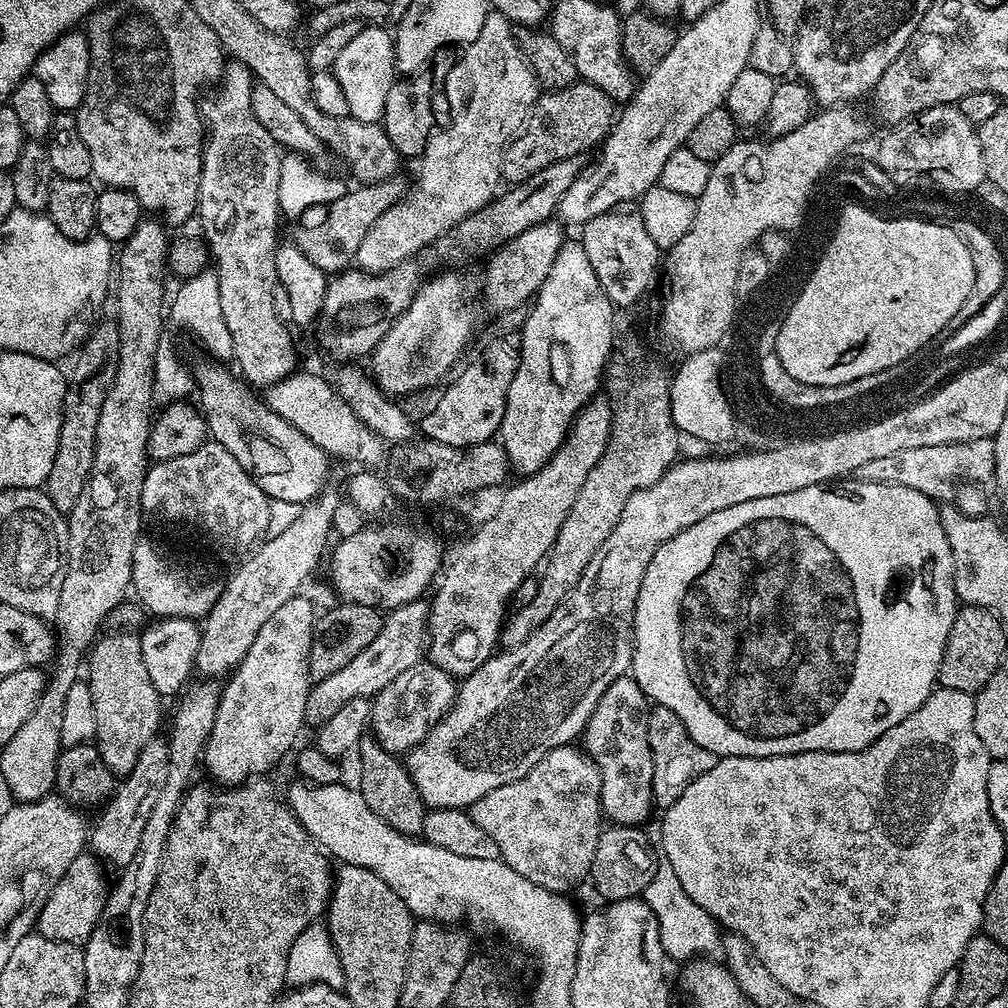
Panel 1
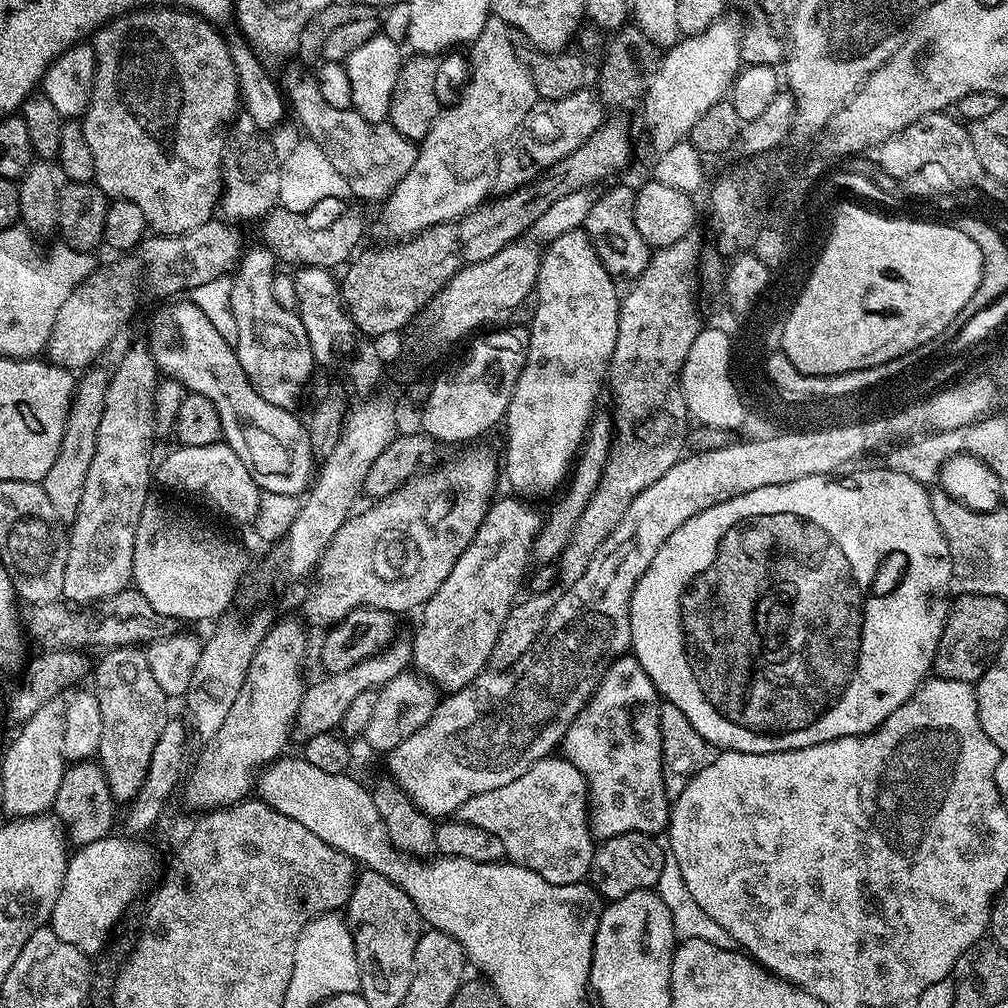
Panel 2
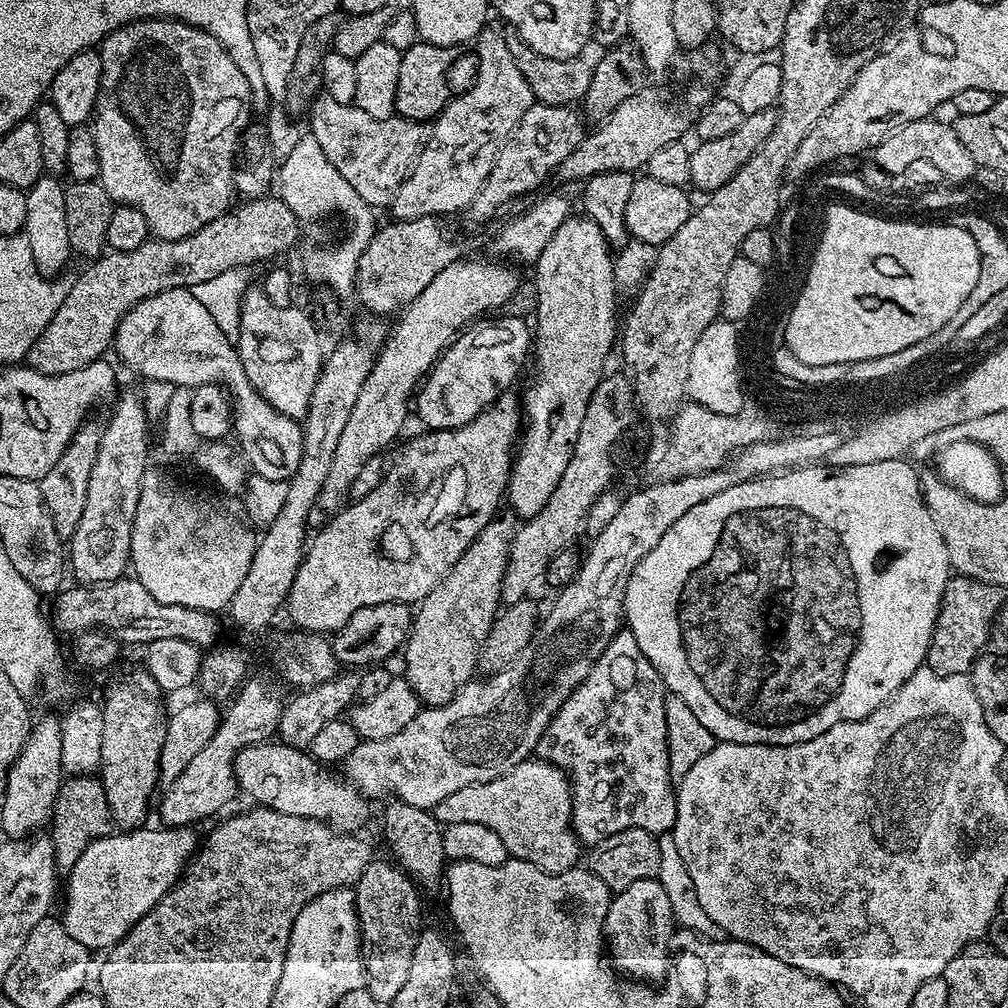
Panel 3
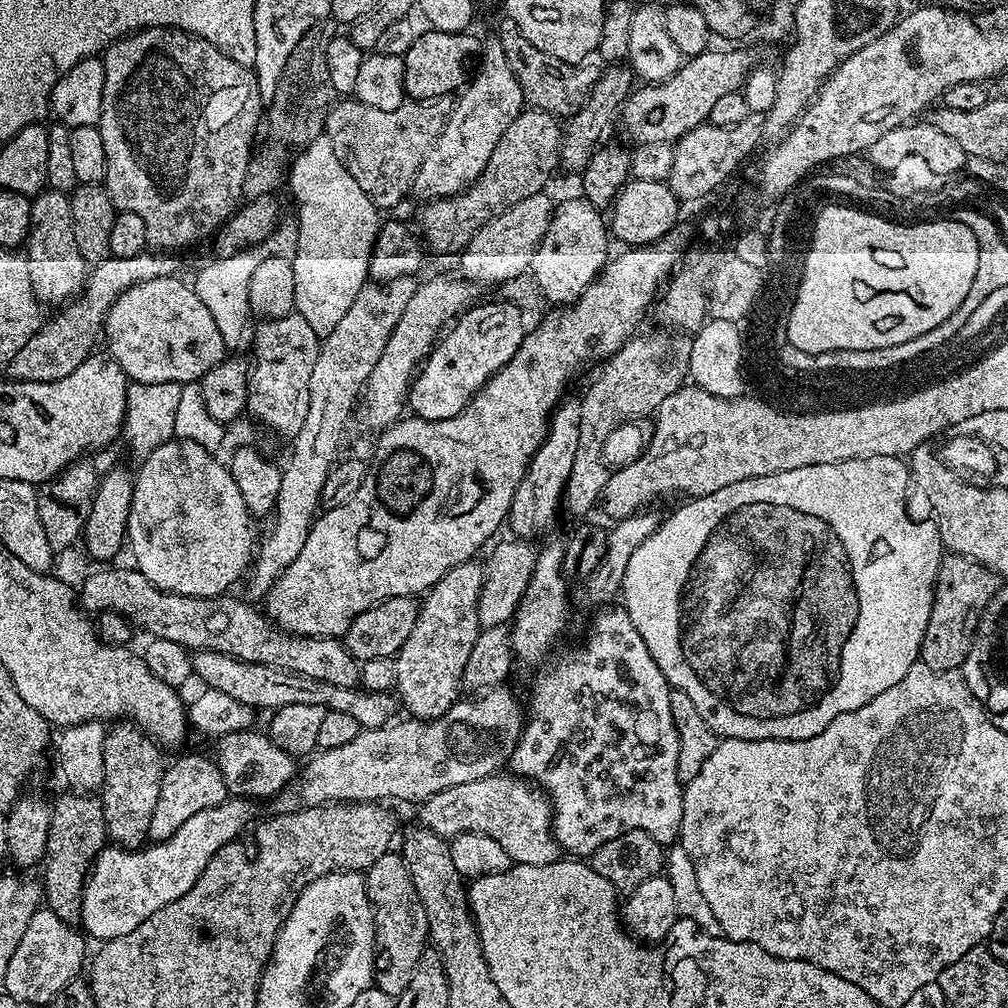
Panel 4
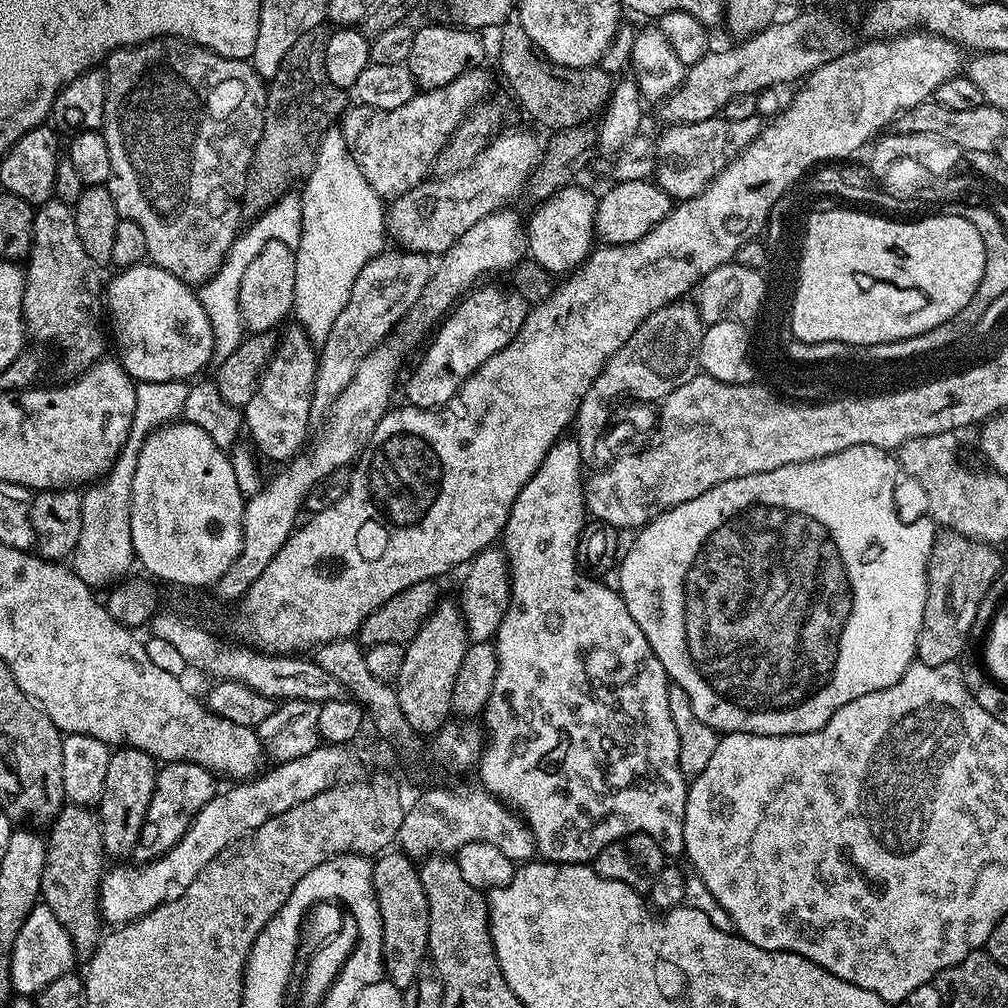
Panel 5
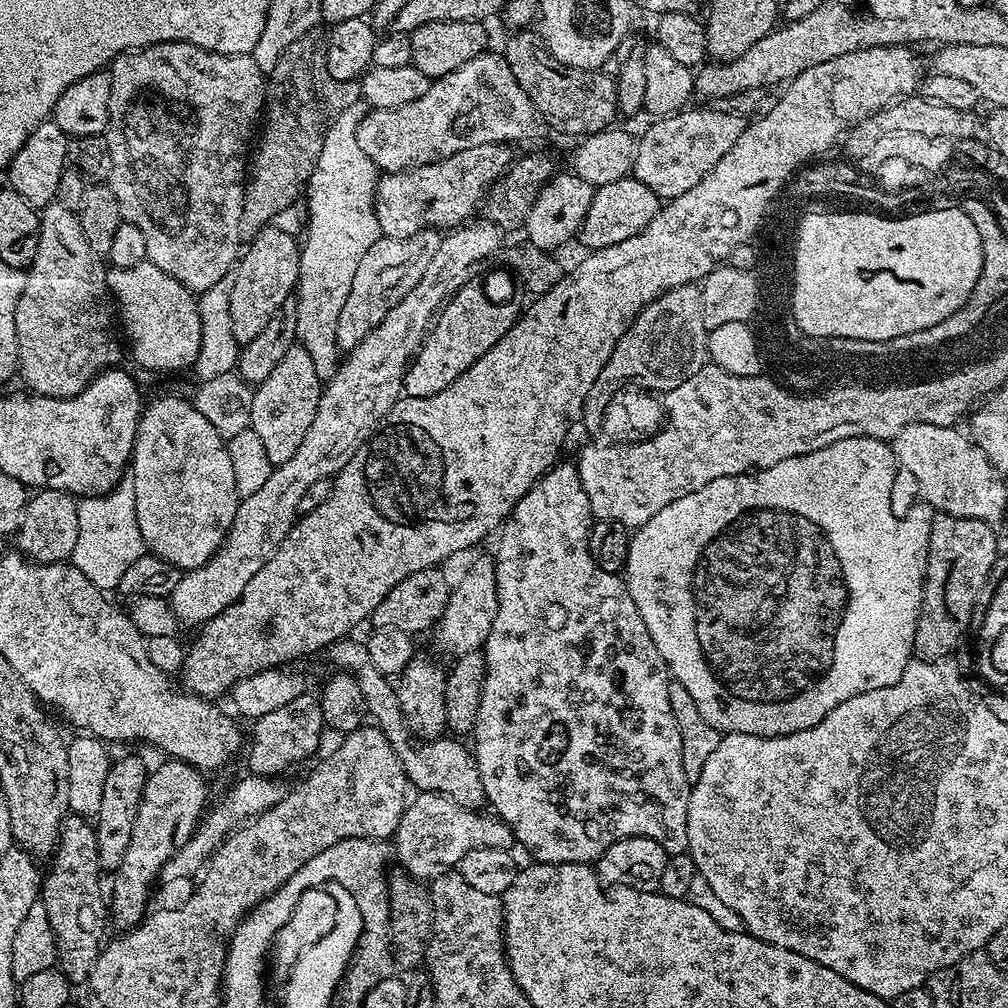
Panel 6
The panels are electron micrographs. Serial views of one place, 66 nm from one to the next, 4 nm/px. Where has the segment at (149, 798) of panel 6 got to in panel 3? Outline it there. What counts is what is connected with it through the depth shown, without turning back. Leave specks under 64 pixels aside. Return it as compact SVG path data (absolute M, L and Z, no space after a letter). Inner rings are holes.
M247 679L227 705L214 738L186 762L186 768L174 778L174 782L163 789L160 800L160 816L168 826L192 826L195 820L204 820L215 812L220 812L235 796L238 796L236 775L232 773L232 763L241 748L251 744L263 744L277 735L280 727L282 699L274 689L268 688L264 680Z

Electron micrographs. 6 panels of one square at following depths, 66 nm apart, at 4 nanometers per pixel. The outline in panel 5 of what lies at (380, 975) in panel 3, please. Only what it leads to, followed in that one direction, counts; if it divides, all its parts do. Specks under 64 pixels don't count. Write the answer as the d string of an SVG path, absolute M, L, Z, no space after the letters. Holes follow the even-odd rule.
M399 850L385 851L373 863L372 881L382 914L382 926L384 927L384 971L386 979L403 990L411 986L416 977L421 975L420 963L423 960L425 963L428 956L430 910L426 902L426 890L422 890L420 869L414 863L413 857L405 856Z

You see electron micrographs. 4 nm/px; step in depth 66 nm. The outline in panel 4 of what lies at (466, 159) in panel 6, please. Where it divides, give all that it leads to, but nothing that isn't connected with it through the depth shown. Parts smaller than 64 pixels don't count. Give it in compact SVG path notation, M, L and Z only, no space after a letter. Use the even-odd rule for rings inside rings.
M535 110L521 112L518 118L514 118L514 122L510 122L510 126L506 126L506 134L498 138L498 146L494 146L494 154L490 154L490 162L486 162L486 170L482 170L482 174L469 188L456 196L443 196L440 200L430 200L423 205L425 208L420 212L420 228L418 227L423 243L436 252L459 254L472 241L477 230L486 226L486 222L490 222L510 206L522 202L522 198L530 198L530 194L545 191L549 187L547 184L552 171L560 168L561 139L562 124L557 117L549 112Z

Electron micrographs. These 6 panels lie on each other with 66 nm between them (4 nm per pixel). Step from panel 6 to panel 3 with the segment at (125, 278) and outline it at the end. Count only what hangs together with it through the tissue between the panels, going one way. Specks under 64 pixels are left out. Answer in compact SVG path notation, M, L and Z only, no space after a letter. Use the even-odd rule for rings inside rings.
M189 289L162 290L135 304L118 322L114 337L114 352L115 348L121 362L126 367L133 368L145 381L161 380L175 387L186 387L191 390L206 383L223 386L231 396L231 431L234 437L236 436L235 443L238 445L243 463L255 475L273 482L287 482L294 474L294 470L298 470L298 462L304 453L303 427L297 421L274 410L256 393L250 378L246 378L246 370L240 361L237 345L228 340L226 334L222 334L222 330L218 330L218 322L214 322L210 310L206 310L206 306L202 306L202 302L198 302L198 298L194 298Z

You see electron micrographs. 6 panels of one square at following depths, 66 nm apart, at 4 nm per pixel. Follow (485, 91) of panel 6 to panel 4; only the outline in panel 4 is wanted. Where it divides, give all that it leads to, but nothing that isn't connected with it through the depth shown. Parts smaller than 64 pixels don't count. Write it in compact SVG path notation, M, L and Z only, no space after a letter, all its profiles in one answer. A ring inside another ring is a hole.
M446 96L405 102L398 110L374 110L355 98L333 103L324 118L323 135L327 136L334 154L346 166L350 178L362 186L377 209L392 208L404 195L409 195L412 179L422 166L424 155L440 137L444 122L452 113L453 101Z

